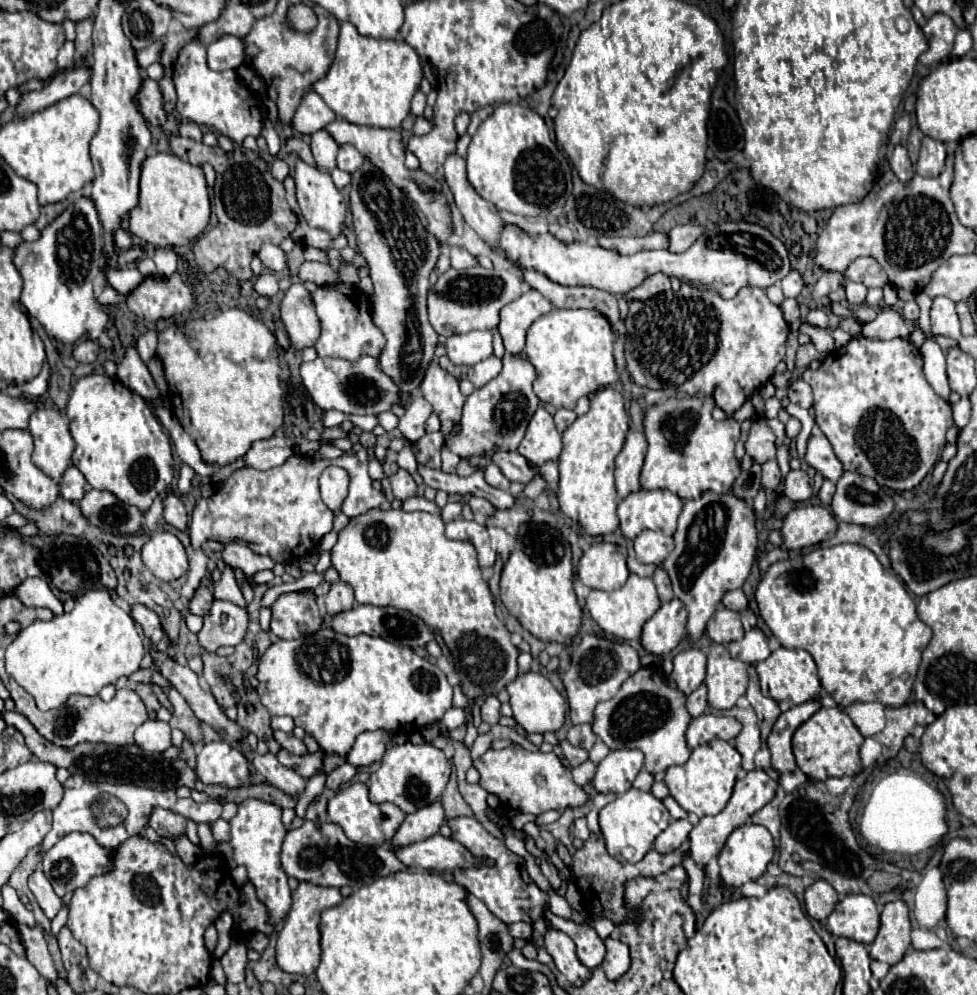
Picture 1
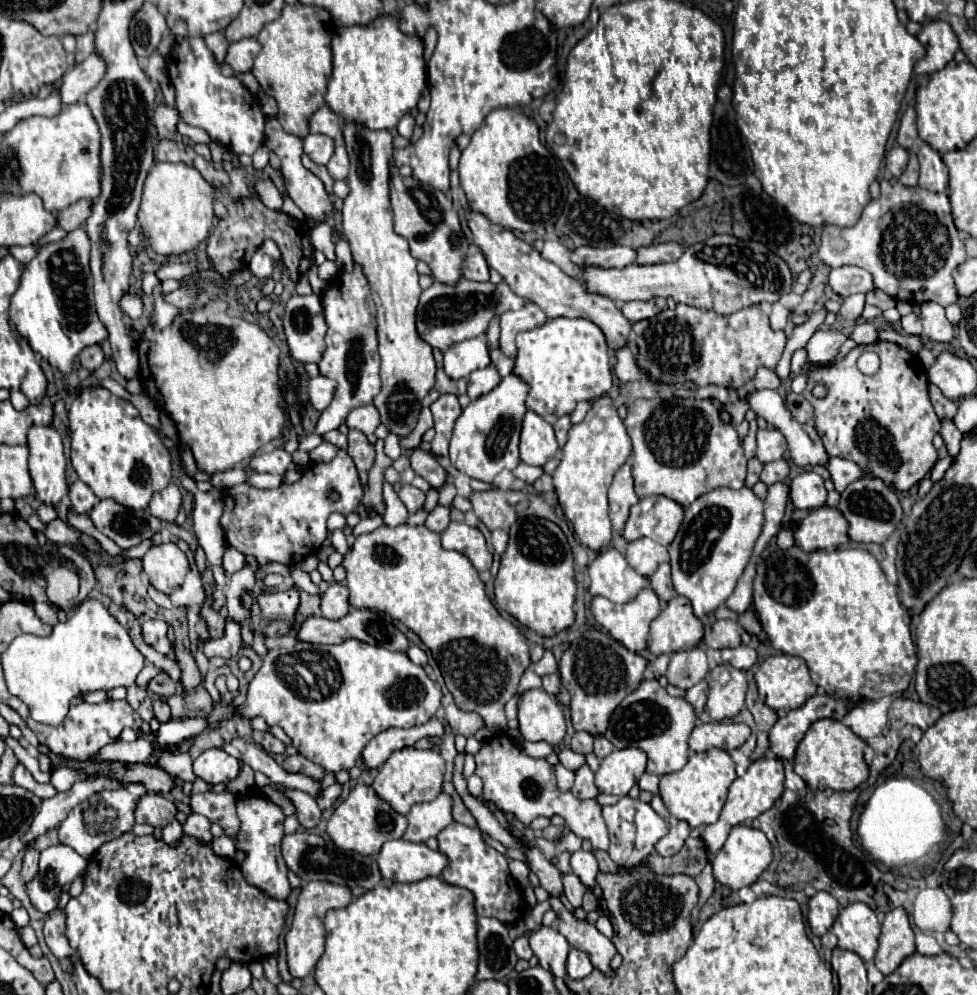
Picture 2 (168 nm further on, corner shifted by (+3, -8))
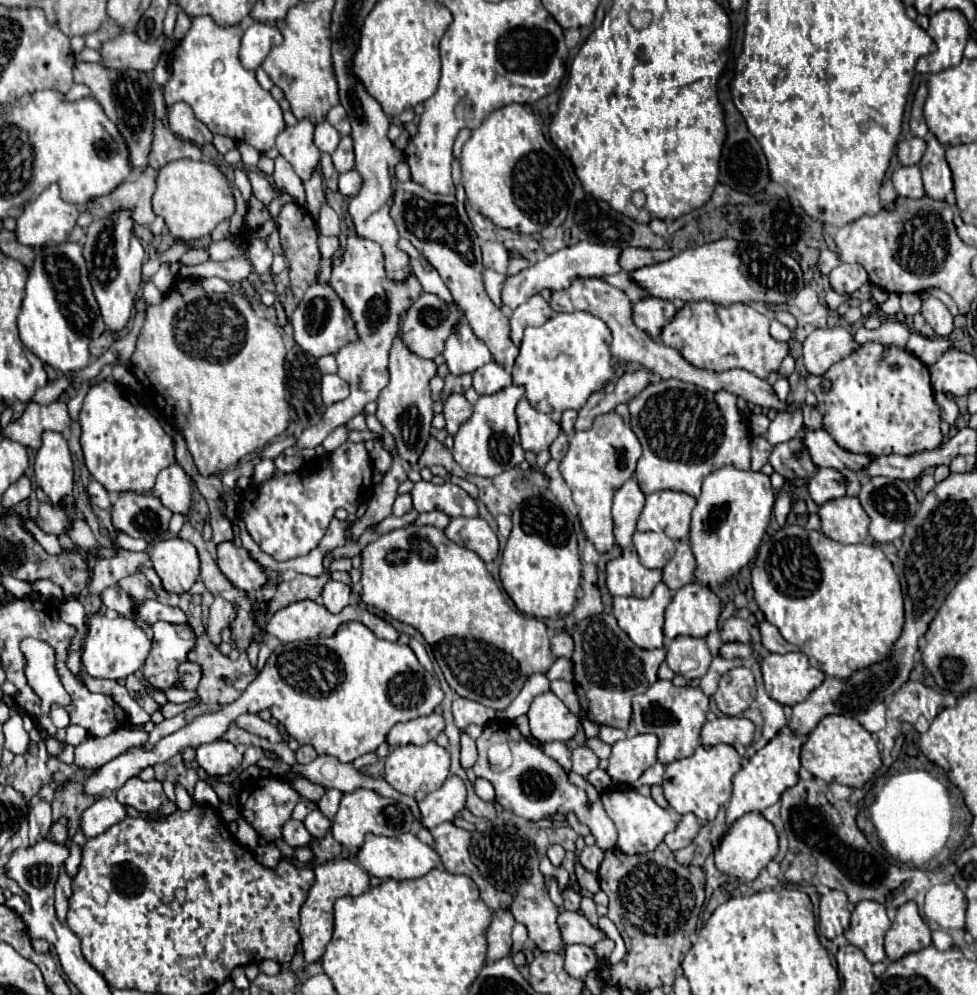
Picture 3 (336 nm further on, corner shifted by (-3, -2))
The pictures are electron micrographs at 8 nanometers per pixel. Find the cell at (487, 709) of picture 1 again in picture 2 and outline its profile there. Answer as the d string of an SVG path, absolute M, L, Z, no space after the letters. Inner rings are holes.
M456 704L445 706L444 717L453 728L453 732L463 734L463 736L473 736L479 728L485 726L483 718L477 716L477 712L461 712Z

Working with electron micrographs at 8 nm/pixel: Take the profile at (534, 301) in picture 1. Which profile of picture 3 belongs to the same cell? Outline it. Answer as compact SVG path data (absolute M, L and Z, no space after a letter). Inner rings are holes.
M535 294L531 296L523 306L515 308L511 314L511 340L515 344L521 344L523 338L523 330L527 326L541 326L549 320L551 316L551 308L549 304L543 300L543 296Z

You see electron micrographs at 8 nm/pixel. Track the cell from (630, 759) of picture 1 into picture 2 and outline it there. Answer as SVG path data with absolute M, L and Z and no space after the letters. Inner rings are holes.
M623 748L611 752L595 772L595 786L601 794L627 796L645 772L647 756L639 748Z

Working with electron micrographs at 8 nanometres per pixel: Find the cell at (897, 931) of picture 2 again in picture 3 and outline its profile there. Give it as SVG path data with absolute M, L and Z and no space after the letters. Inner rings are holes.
M907 902L897 910L897 918L885 936L885 952L891 962L909 952L917 952L931 944L931 930L921 918L917 904Z

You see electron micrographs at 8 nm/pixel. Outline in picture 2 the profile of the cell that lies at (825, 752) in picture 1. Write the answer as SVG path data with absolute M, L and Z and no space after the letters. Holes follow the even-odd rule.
M823 718L811 724L807 734L799 742L793 766L795 766L795 772L805 780L805 784L813 790L825 790L825 788L855 790L869 776L869 768L863 760L865 748L867 744L861 742L861 738L853 734L843 722Z

